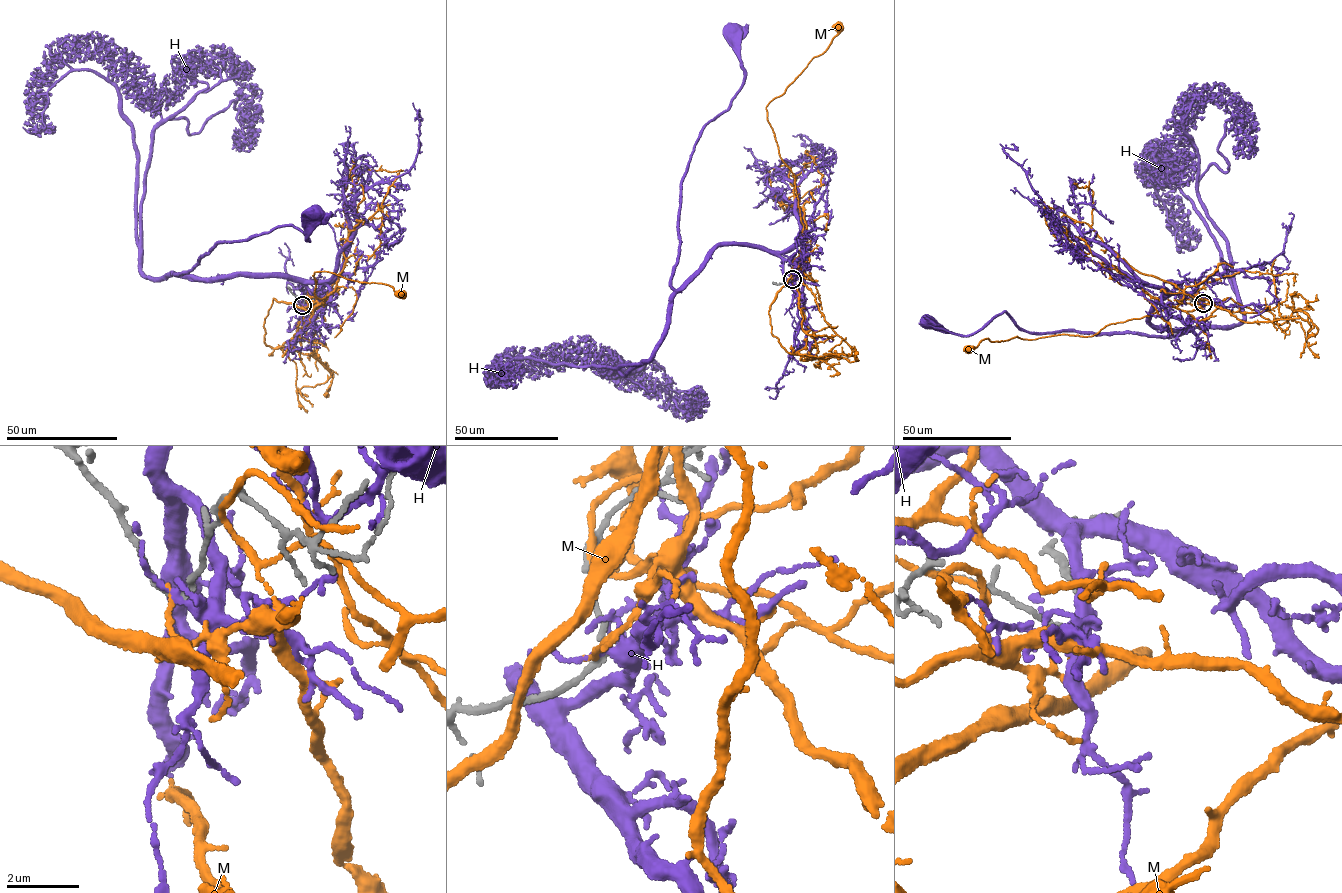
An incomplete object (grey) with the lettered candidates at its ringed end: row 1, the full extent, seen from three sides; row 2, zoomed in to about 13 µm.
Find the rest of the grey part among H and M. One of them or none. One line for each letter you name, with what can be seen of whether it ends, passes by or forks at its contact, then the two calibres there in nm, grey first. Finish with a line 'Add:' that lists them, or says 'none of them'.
Add: none of them

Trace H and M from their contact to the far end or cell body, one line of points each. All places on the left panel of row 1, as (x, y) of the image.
H: (302, 305), (304, 284), (281, 277), (176, 275), (218, 241), (292, 224), (309, 240), (315, 212)
M: (302, 305), (325, 304), (326, 297), (315, 295), (315, 272), (386, 284), (399, 294), (401, 290), (402, 294)

